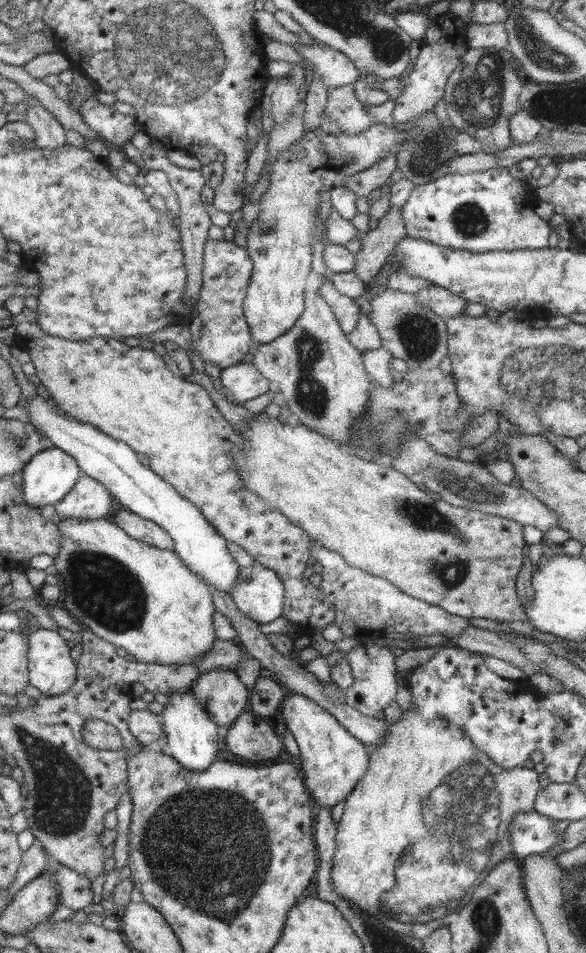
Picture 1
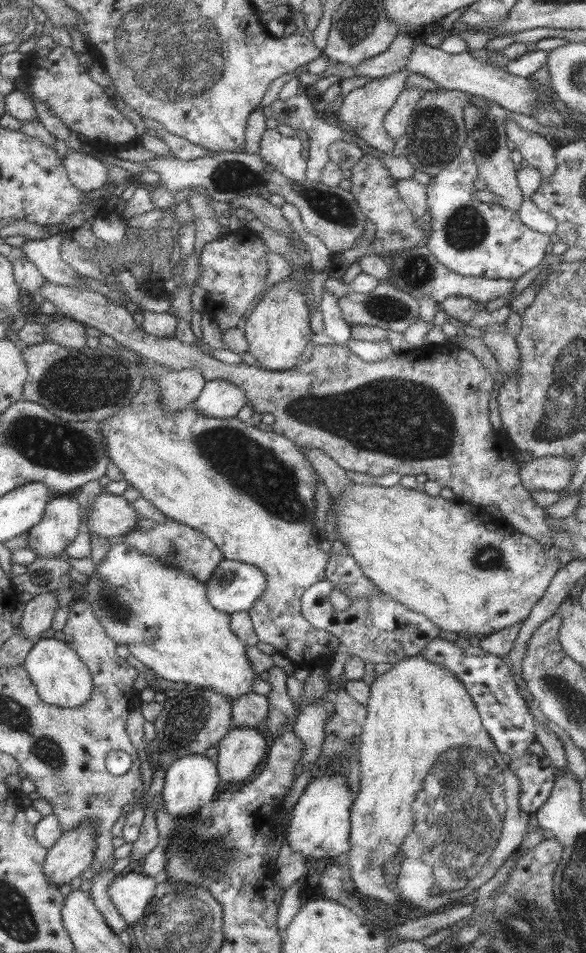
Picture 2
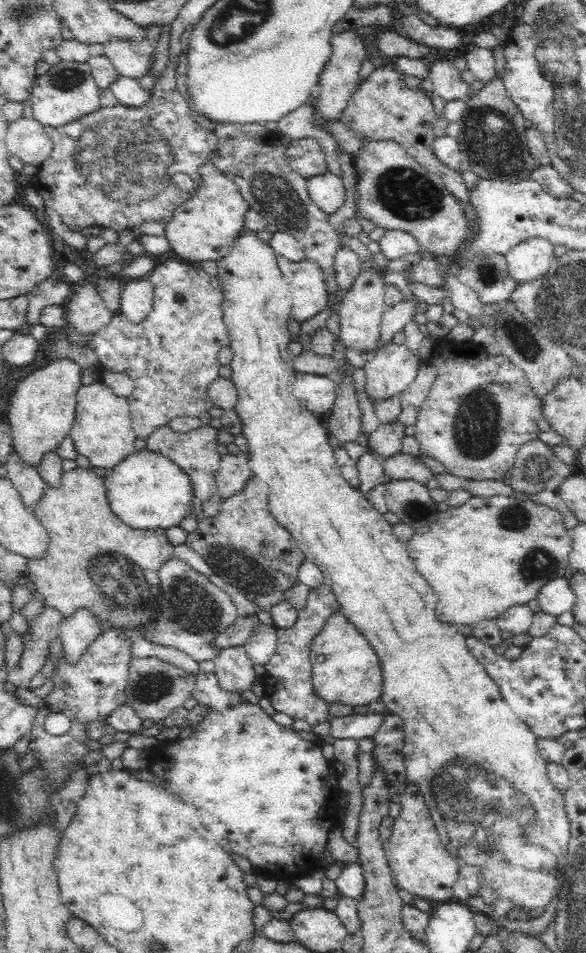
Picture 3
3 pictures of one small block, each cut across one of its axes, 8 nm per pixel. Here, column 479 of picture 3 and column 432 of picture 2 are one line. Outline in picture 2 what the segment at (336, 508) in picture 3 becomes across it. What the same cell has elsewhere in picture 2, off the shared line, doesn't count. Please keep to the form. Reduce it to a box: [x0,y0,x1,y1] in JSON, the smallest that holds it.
[347,652,529,912]

